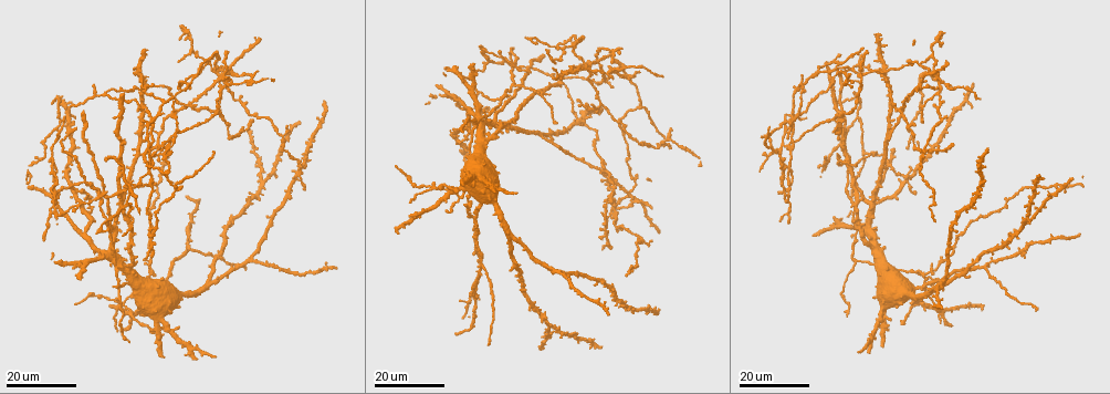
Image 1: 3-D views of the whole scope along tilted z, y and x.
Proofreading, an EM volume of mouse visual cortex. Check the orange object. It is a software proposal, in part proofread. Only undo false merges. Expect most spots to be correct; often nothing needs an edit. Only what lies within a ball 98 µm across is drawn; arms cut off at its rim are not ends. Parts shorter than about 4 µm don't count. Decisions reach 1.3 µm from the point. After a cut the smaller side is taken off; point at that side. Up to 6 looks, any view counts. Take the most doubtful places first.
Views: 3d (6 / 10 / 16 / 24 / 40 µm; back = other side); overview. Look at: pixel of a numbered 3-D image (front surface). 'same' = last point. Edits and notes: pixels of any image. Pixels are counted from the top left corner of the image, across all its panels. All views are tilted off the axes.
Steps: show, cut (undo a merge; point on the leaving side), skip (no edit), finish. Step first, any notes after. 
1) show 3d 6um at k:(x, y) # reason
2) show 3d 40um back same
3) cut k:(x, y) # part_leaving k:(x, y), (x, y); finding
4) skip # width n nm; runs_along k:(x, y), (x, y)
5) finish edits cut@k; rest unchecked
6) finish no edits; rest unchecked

show 3d 16um at 1:(539, 95) # looks like a crossing

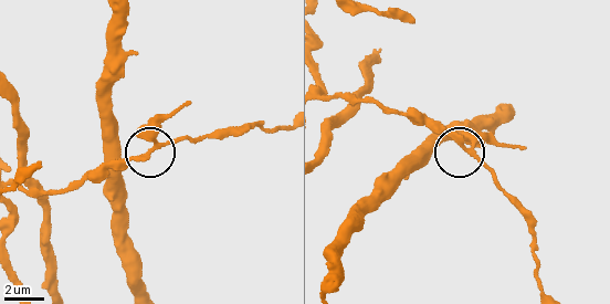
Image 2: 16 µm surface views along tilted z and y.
show 3d 6um at 2:(154, 141)

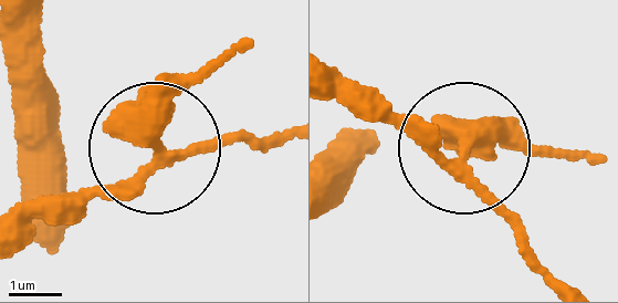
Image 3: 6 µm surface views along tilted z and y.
skip # runs_along 3:(330, 84), (431, 144), (504, 133), (587, 154); continuous, no second neuron

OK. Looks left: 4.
show 3d 24um at 1:(433, 187) # four or more arms meet

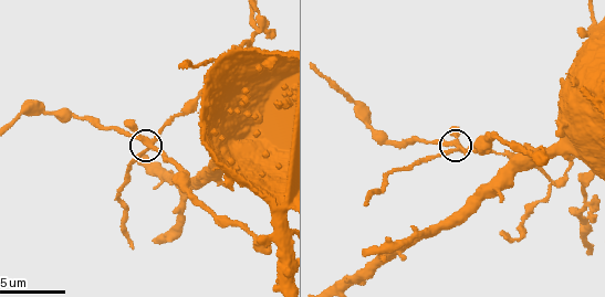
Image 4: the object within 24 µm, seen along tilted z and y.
show 3d 6um at 4:(150, 146)

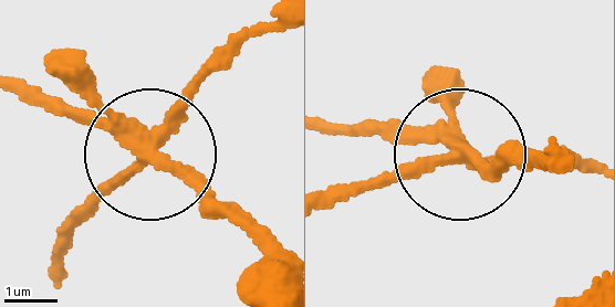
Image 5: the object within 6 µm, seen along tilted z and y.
cut 5:(204, 175) # part_leaving 5:(136, 129), (24, 98); two neurons meet here

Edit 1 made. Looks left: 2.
show 3d 16um at 1:(833, 119) # looks like a crossing

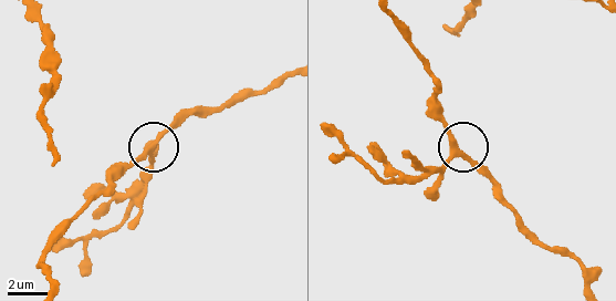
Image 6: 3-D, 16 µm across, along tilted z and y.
show 3d 6um at 6:(150, 150)

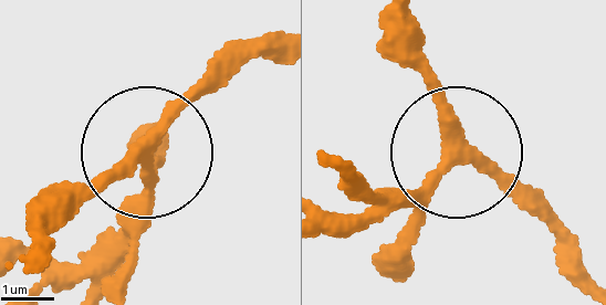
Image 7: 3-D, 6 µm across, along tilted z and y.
skip # width 260 nm; runs_along 7:(401, 24), (449, 148), (347, 232); one neuron here

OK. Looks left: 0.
finish edits cut@5; rest unchecked

